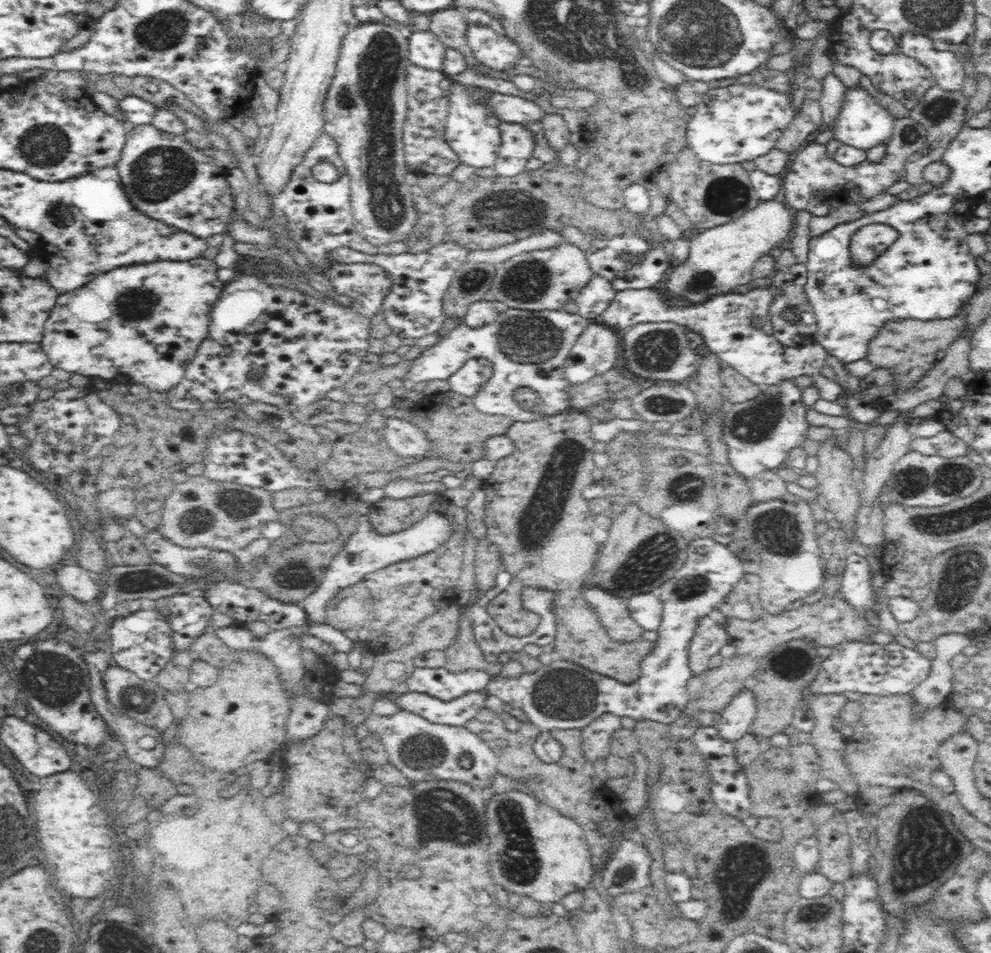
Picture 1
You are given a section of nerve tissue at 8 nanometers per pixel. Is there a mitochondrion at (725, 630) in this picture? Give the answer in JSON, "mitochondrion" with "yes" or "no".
{"mitochondrion":"no"}

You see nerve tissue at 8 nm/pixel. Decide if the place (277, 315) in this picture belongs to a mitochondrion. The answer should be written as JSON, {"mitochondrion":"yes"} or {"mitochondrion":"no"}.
{"mitochondrion":"no"}

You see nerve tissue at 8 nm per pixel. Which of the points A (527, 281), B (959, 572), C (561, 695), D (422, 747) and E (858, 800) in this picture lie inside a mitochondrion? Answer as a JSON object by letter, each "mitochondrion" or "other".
{"A":"mitochondrion","B":"mitochondrion","C":"mitochondrion","D":"mitochondrion","E":"other"}

